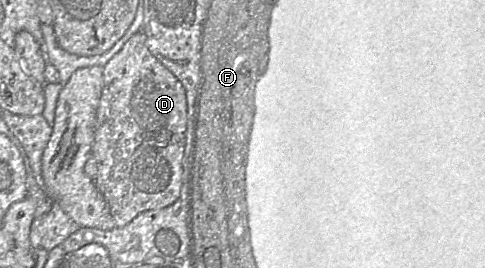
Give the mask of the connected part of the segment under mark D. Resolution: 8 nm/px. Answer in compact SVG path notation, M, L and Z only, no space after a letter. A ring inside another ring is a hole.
M139 31L103 68L103 88L92 147L92 158L97 167L94 184L106 201L116 228L125 227L143 212L163 209L176 201L185 162L191 155L186 129L185 90L179 80L150 53L146 36Z

